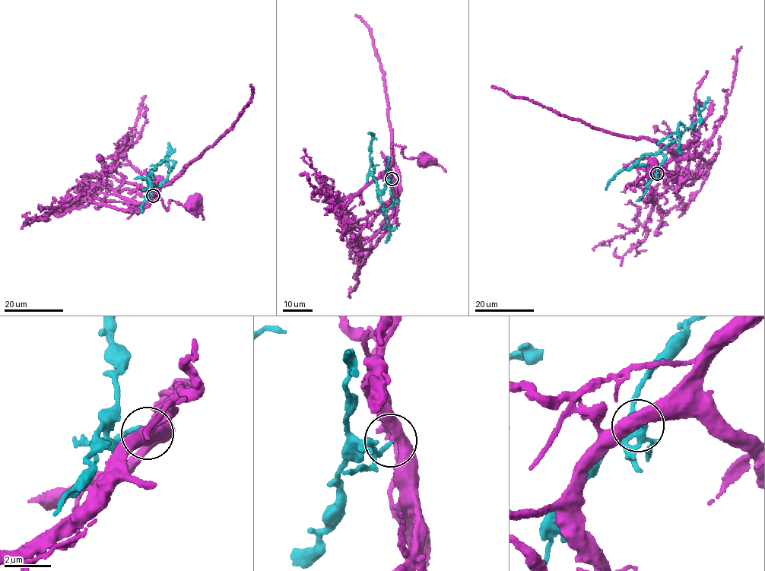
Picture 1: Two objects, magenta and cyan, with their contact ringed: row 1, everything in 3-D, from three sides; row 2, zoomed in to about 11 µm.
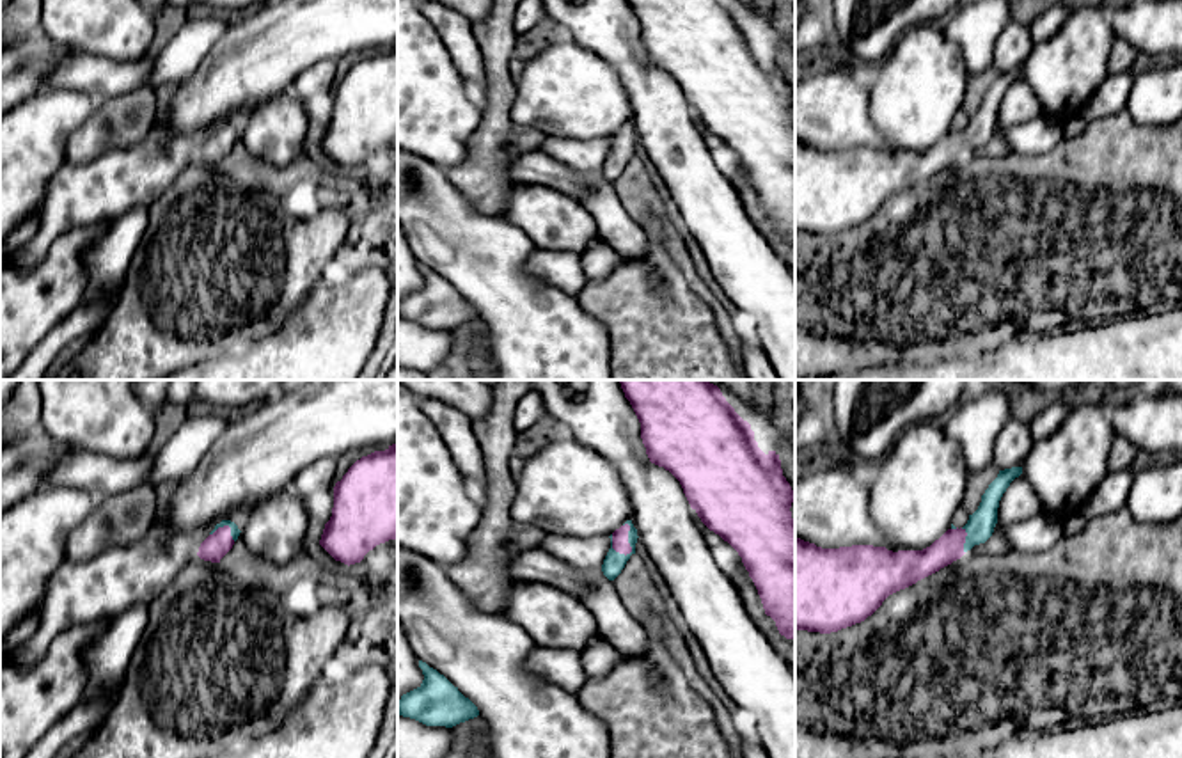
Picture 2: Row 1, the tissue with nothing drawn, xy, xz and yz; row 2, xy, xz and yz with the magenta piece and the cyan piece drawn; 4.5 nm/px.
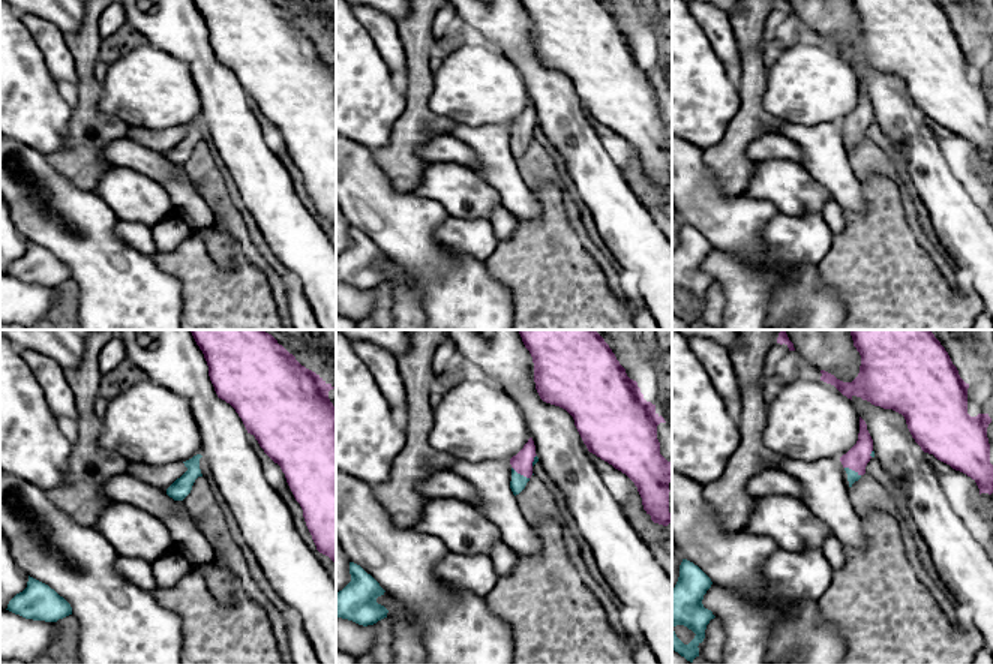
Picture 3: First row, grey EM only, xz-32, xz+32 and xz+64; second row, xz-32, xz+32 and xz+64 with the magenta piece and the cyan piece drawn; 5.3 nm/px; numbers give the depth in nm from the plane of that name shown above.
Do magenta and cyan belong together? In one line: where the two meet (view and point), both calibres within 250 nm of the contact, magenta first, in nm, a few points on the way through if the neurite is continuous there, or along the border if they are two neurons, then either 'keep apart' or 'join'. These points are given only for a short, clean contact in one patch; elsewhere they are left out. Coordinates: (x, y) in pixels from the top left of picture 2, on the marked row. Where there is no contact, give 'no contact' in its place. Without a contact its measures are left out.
meets magenta in xz at (627, 540); 80 nm thick on the magenta side, 90 nm on the other; border along xz (627, 522), (630, 551), (625, 556); keep apart

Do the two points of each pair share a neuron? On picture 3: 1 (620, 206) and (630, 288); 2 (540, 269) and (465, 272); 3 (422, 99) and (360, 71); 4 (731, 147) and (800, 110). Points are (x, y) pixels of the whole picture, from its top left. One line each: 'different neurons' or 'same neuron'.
1: different neurons
2: different neurons
3: different neurons
4: different neurons

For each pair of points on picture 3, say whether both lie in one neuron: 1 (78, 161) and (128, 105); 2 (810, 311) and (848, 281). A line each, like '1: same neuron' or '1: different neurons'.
1: different neurons
2: different neurons

